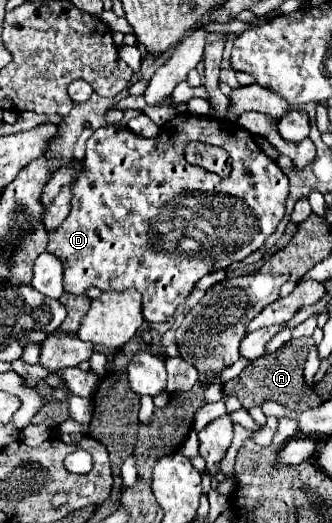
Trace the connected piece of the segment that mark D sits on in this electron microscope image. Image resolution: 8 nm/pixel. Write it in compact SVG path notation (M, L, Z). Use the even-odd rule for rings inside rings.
M177 114L175 118L171 118L167 124L163 124L161 134L155 138L143 138L133 134L127 126L121 124L109 124L103 126L99 130L93 132L93 136L87 140L87 154L83 158L83 170L79 172L79 176L73 180L71 184L71 212L69 216L63 220L63 224L49 234L49 244L47 244L47 252L57 256L63 264L63 288L69 294L83 294L87 288L97 286L99 290L127 290L127 288L135 288L141 292L143 296L143 318L147 322L167 322L177 306L193 292L195 284L205 276L211 274L215 270L223 270L227 266L231 266L233 262L241 262L243 258L247 258L251 252L259 250L265 240L277 230L277 224L281 222L283 214L285 214L285 200L287 200L287 176L281 172L281 168L263 154L263 150L257 146L255 138L251 132L247 132L245 128L241 128L235 122L223 120L223 118L213 118L213 116L195 116L195 114ZM189 142L203 142L203 144L213 144L219 146L223 150L229 152L231 160L233 160L233 170L229 174L229 178L219 178L217 174L211 174L203 168L195 168L185 160L185 146Z

